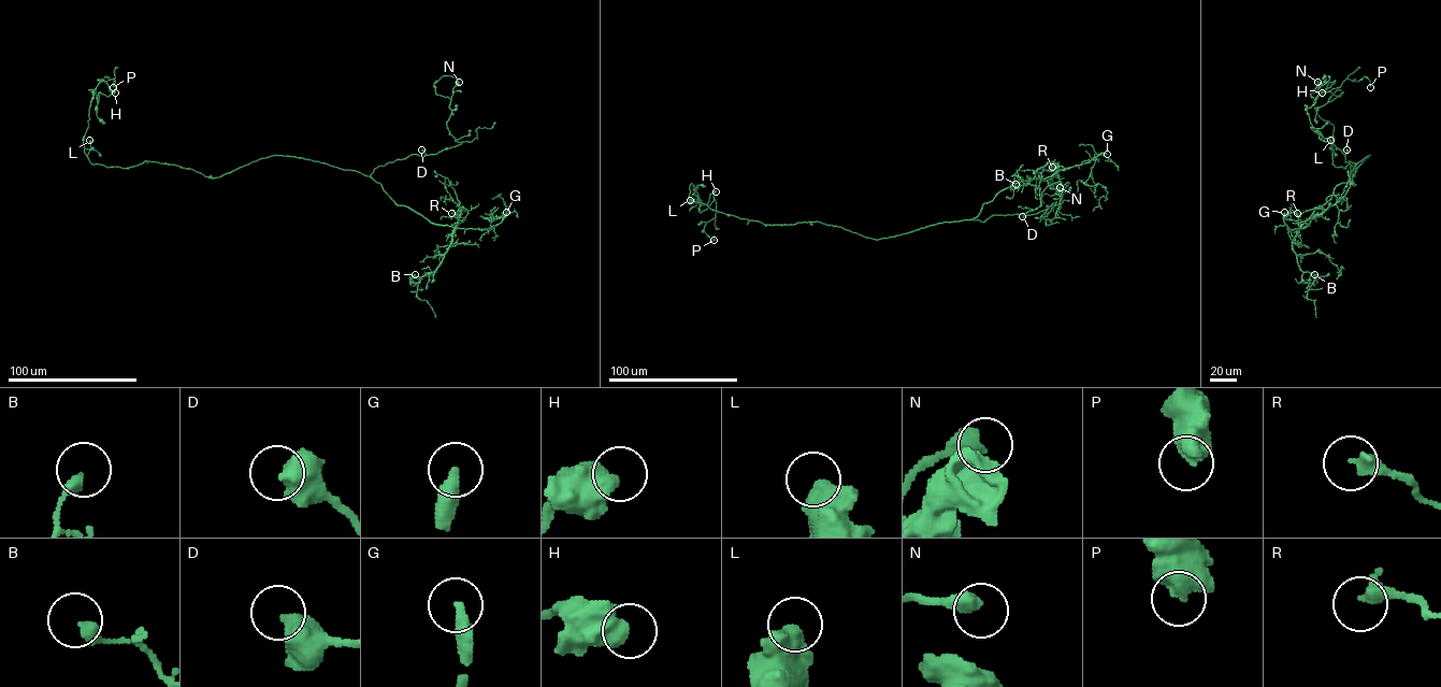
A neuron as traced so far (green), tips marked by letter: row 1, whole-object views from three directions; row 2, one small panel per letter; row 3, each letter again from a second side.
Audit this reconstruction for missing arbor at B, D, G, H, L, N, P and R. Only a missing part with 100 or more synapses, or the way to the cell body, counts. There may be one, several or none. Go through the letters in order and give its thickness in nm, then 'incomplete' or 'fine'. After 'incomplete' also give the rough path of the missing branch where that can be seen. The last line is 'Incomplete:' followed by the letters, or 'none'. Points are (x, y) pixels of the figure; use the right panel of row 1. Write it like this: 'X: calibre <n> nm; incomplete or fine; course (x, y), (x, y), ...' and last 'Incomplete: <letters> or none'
B: calibre 320 nm; fine
D: calibre 550 nm; fine
G: calibre 380 nm; incomplete
H: calibre 440 nm; fine
L: calibre 600 nm; fine
N: calibre 480 nm; fine
P: calibre 700 nm; fine
R: calibre 400 nm; fine
Incomplete: G

